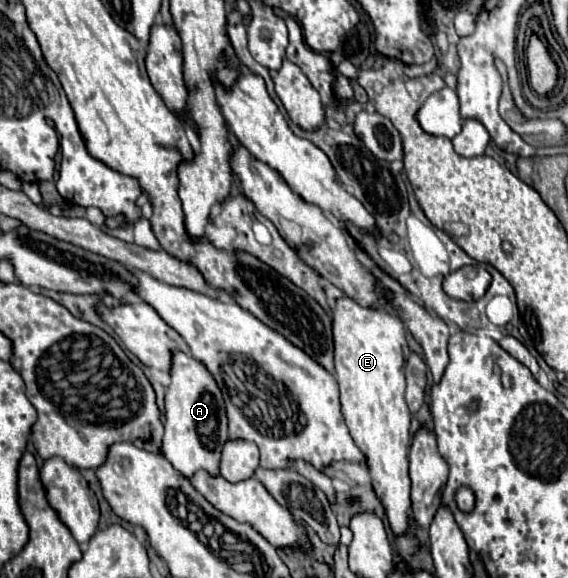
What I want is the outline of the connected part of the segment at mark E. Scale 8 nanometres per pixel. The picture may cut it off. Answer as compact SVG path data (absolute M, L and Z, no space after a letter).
M342 296L336 300L336 306L332 308L332 334L334 376L340 388L342 416L356 446L366 456L374 490L386 508L392 530L396 534L402 534L410 510L410 412L404 402L406 330L400 318L388 314L384 308L364 308L356 304L352 298Z

